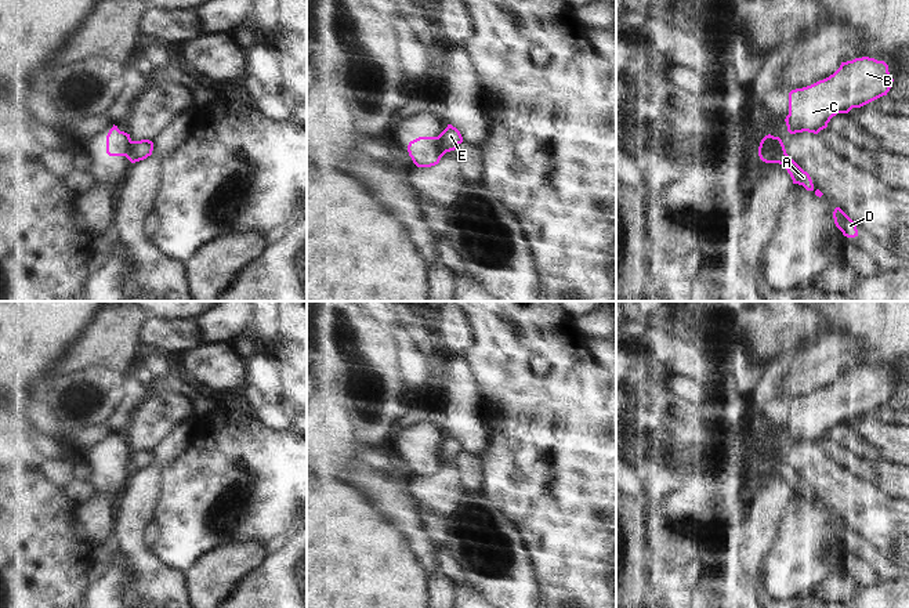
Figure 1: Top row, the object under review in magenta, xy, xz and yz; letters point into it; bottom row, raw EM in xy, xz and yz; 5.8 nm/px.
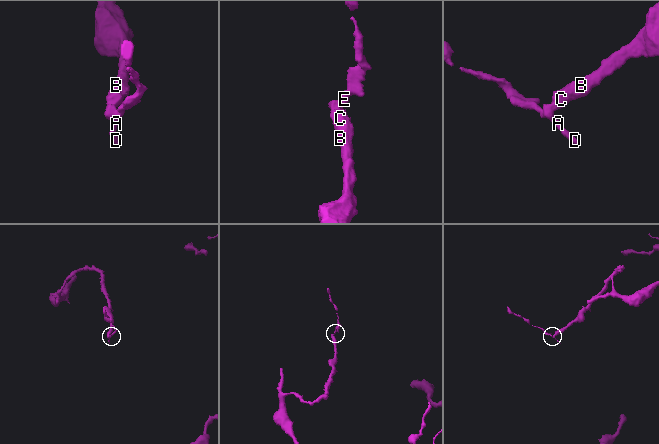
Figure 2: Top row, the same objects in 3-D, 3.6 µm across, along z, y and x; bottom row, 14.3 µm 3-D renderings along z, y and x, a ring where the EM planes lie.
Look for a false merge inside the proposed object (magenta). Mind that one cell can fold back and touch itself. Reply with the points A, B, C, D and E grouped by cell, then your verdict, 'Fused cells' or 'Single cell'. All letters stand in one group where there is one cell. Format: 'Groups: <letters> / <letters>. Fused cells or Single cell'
Groups: A D E / B C. Fused cells

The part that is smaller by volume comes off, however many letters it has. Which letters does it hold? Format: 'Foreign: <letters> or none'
Foreign: A, D, E

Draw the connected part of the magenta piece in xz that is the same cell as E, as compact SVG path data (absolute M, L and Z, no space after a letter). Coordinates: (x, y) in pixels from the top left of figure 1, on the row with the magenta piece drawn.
M448 124L448 127L438 135L439 138L439 155L441 158L450 151L454 151L459 144L463 142L463 137L460 131L453 127L452 124Z

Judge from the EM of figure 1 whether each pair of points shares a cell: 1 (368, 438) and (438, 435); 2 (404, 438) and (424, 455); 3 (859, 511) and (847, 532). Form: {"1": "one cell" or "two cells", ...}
{"1": "two cells", "2": "one cell", "3": "two cells"}

